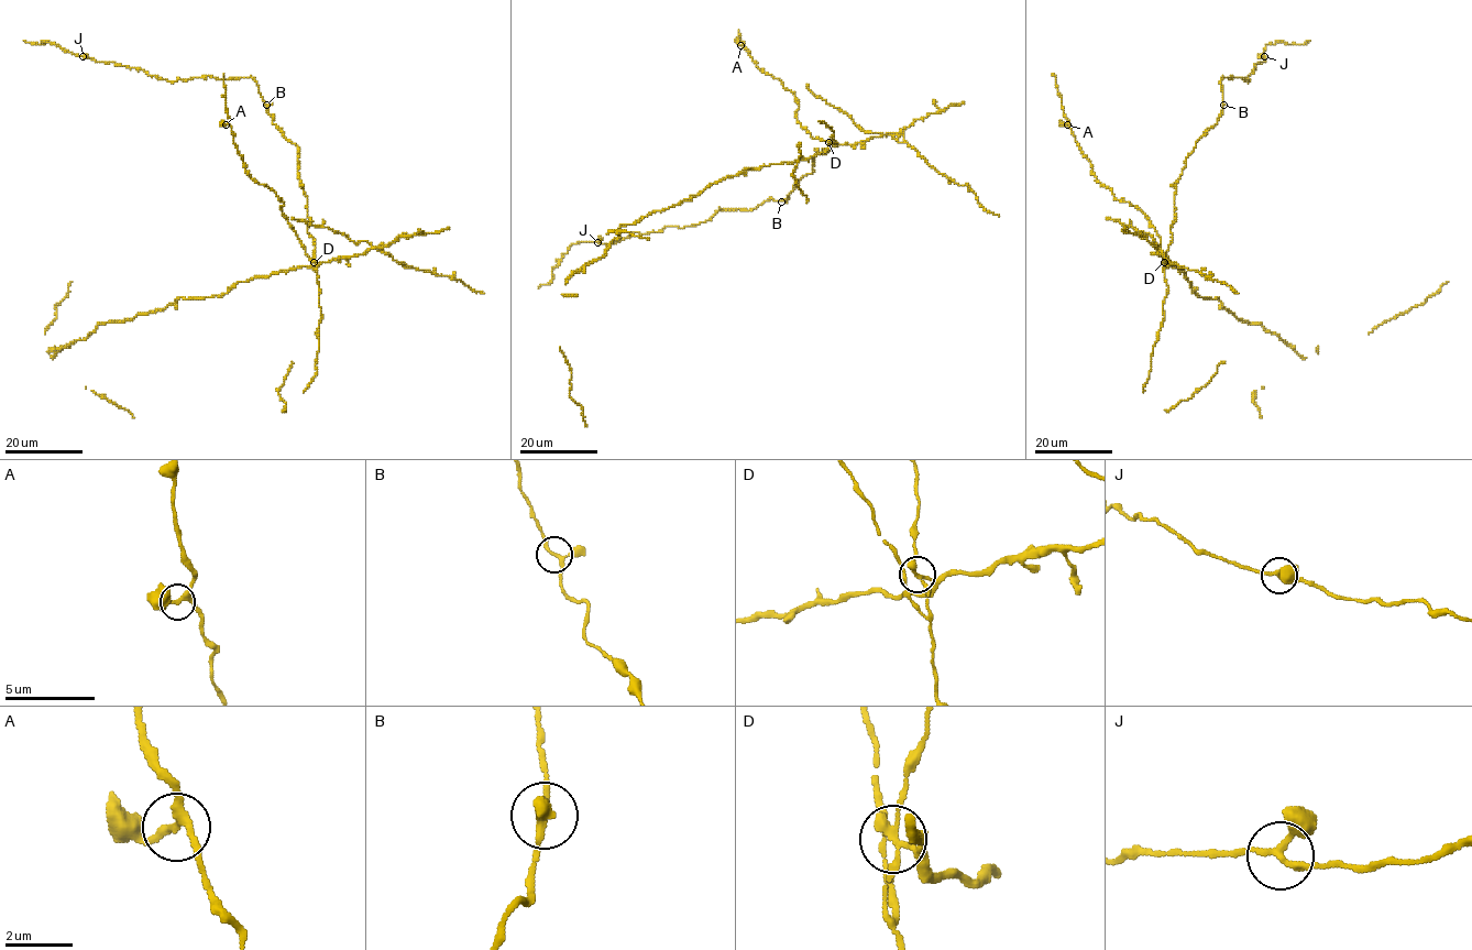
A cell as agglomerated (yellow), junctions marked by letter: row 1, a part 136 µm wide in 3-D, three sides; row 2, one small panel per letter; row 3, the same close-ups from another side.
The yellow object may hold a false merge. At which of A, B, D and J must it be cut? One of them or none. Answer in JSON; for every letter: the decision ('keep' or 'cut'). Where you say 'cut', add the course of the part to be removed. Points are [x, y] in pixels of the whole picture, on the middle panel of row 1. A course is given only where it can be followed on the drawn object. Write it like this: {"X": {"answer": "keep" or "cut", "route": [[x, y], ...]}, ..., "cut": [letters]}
{"A": {"answer": "keep"}, "B": {"answer": "keep"}, "D": {"answer": "cut"}, "J": {"answer": "keep"}, "cut": ["D"]}

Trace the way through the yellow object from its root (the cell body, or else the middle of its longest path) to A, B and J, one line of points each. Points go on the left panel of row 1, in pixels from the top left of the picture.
A: (317, 264), (306, 253), (283, 213), (283, 203), (245, 170), (231, 128), (226, 124)
B: (317, 264), (315, 241), (308, 232), (298, 148), (273, 122), (266, 105)
J: (317, 264), (298, 148), (273, 122), (252, 78), (169, 82), (83, 56)

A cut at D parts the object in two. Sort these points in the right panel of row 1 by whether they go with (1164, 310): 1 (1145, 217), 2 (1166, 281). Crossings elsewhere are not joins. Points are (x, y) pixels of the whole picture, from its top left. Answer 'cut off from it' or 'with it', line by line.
1: with it
2: with it

